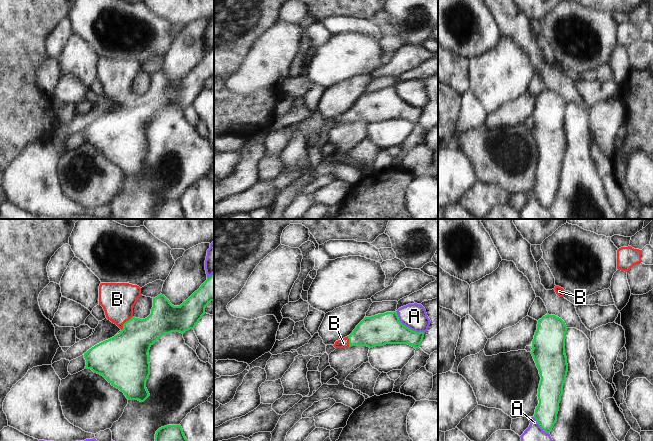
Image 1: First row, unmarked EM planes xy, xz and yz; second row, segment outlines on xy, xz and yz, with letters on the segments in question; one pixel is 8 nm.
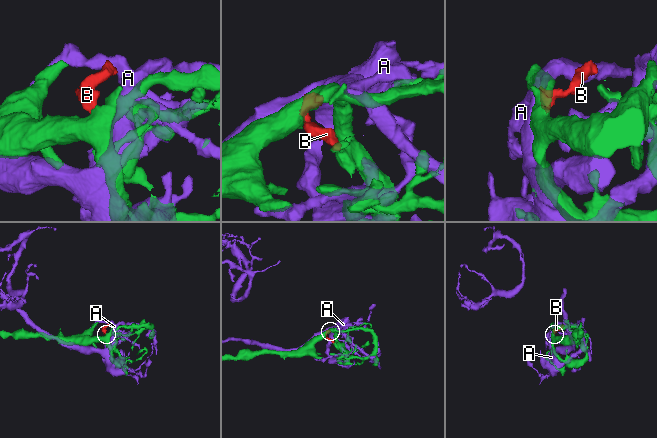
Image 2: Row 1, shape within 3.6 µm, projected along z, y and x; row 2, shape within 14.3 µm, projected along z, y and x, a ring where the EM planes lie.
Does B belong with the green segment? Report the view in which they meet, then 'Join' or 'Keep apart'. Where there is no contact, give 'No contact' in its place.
Touches green in xy. Join.

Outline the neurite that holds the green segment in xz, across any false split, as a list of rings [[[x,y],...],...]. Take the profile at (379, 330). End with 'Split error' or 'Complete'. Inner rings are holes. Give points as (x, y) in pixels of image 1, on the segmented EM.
[[[386,312],[371,317],[365,317],[353,332],[335,342],[335,348],[351,346],[367,346],[373,348],[386,344],[408,344],[419,348],[424,332],[415,332],[399,321],[397,312]]]. Split error.

